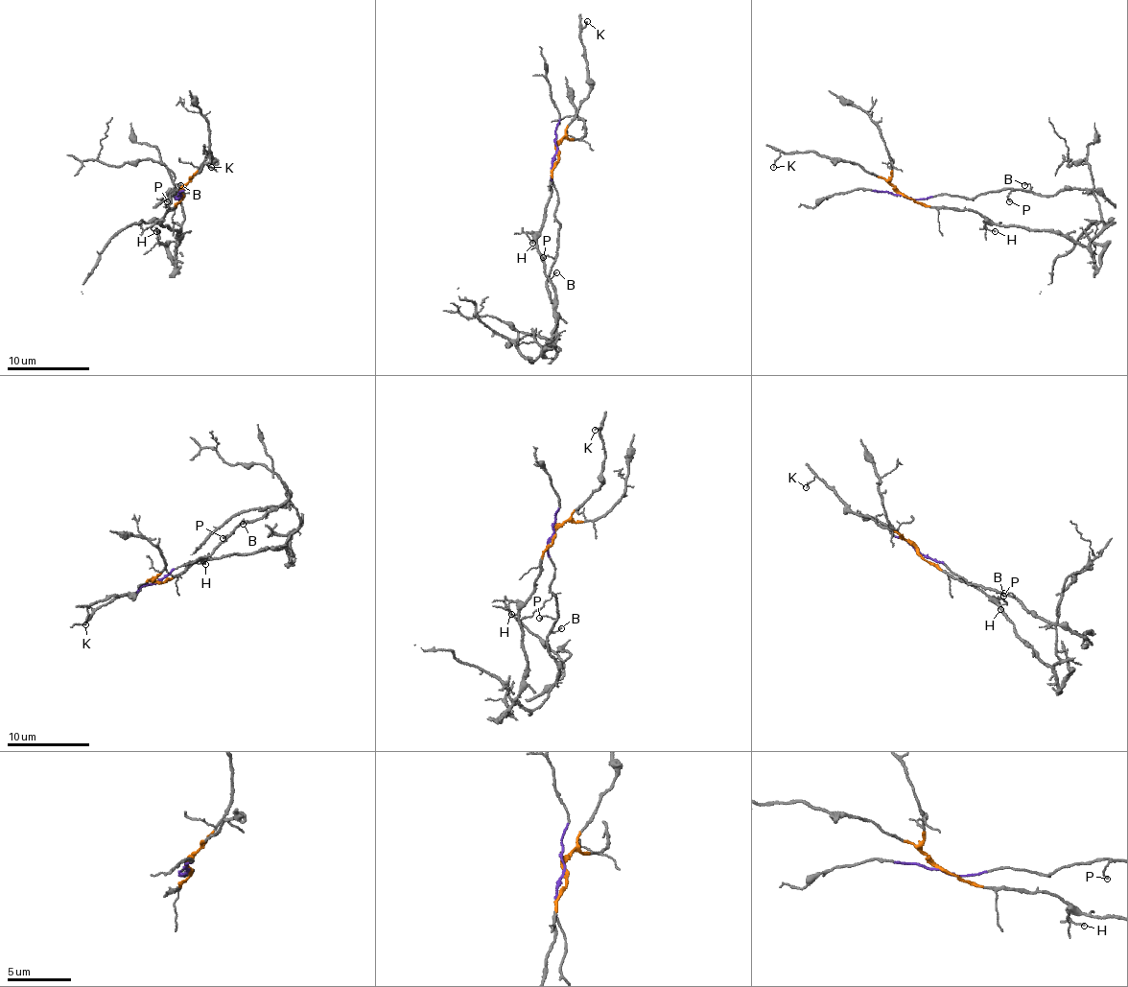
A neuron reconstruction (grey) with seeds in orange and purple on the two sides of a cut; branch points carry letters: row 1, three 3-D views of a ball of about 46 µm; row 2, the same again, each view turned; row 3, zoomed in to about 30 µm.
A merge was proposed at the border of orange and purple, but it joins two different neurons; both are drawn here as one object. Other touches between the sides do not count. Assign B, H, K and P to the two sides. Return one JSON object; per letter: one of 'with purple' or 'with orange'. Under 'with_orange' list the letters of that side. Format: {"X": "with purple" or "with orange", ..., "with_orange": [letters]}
{"B": "with purple", "H": "with orange", "K": "with orange", "P": "with purple", "with_orange": ["H", "K"]}

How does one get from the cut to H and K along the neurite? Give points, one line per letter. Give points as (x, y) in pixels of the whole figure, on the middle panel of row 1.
H: (556, 151), (558, 160), (550, 176), (546, 221), (539, 231), (528, 235), (533, 244)
K: (556, 151), (556, 142), (567, 131), (589, 92), (581, 30), (587, 22)

